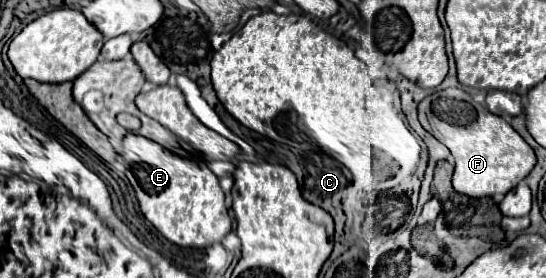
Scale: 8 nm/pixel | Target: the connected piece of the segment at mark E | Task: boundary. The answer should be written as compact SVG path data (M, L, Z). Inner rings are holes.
M128 133L124 137L126 177L132 183L144 217L172 243L180 247L210 247L220 243L232 229L232 219L226 209L226 197L218 177L206 163L178 157L158 143Z

